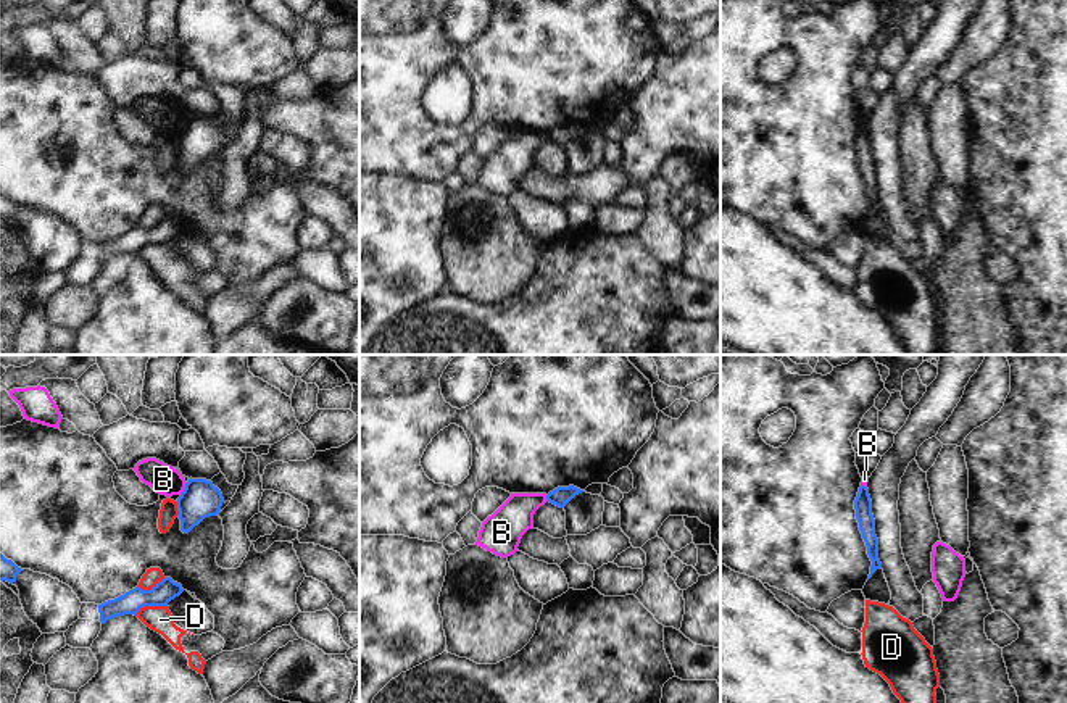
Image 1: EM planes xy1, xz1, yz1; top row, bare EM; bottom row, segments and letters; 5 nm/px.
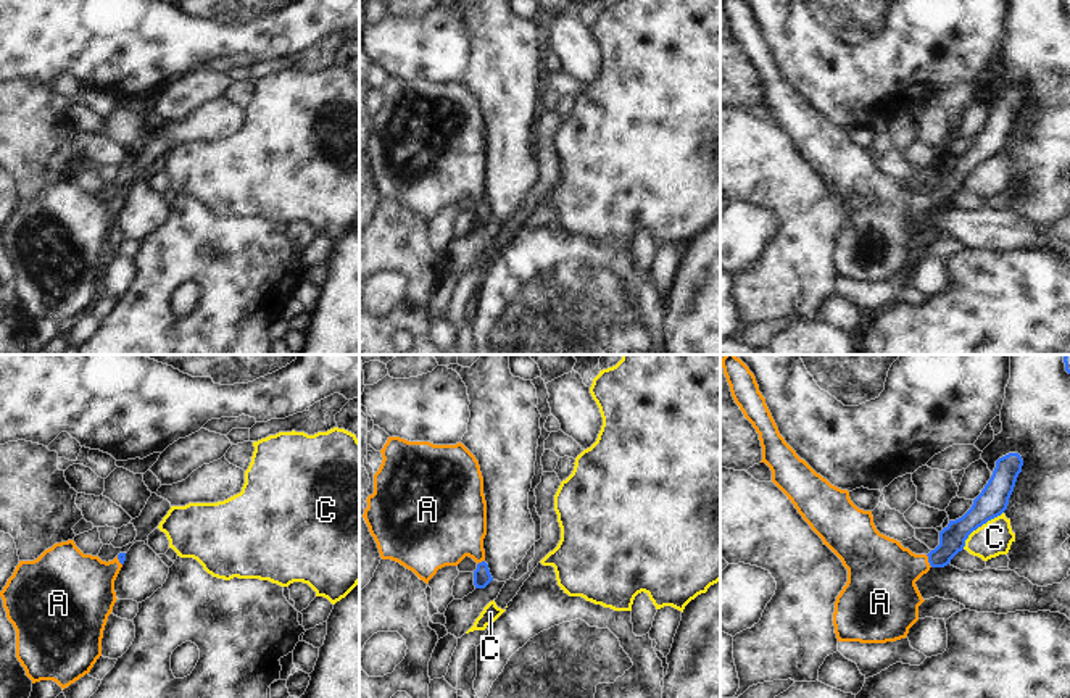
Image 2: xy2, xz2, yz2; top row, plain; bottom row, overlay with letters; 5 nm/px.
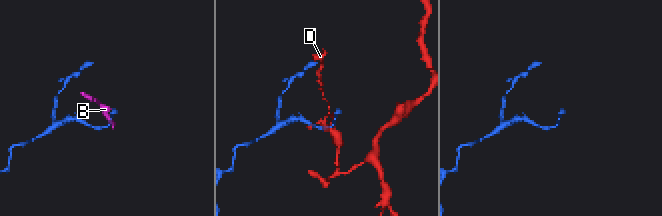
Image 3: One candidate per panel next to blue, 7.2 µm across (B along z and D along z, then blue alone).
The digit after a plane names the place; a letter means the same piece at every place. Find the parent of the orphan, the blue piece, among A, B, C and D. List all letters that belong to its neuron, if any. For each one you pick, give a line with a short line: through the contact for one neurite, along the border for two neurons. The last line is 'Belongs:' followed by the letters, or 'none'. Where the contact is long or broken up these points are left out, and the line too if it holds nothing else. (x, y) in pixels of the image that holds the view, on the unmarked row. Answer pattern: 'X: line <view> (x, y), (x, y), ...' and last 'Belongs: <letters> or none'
A: line yz2 (953, 176), (928, 200), (882, 213)
Belongs: A

